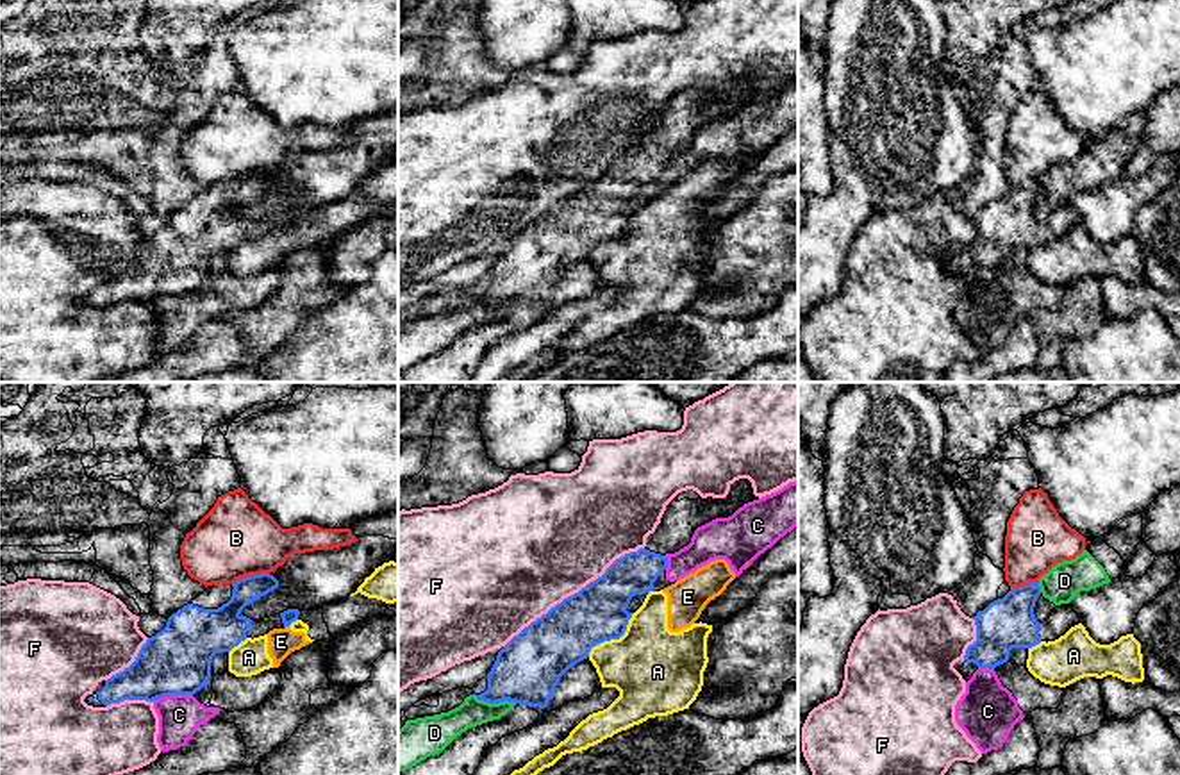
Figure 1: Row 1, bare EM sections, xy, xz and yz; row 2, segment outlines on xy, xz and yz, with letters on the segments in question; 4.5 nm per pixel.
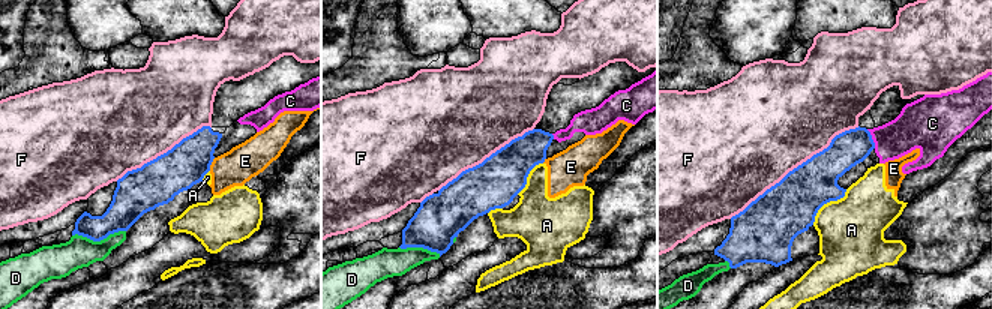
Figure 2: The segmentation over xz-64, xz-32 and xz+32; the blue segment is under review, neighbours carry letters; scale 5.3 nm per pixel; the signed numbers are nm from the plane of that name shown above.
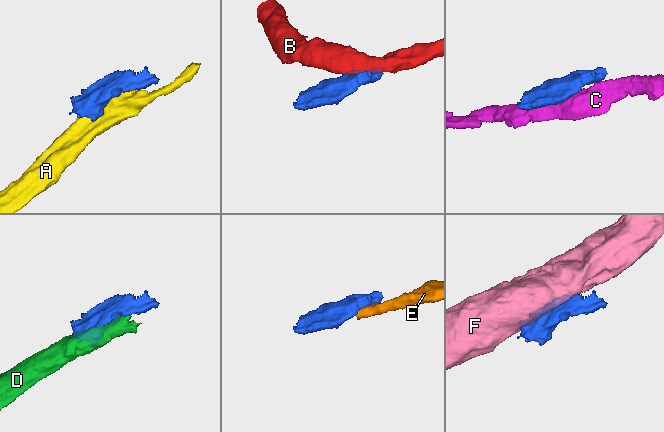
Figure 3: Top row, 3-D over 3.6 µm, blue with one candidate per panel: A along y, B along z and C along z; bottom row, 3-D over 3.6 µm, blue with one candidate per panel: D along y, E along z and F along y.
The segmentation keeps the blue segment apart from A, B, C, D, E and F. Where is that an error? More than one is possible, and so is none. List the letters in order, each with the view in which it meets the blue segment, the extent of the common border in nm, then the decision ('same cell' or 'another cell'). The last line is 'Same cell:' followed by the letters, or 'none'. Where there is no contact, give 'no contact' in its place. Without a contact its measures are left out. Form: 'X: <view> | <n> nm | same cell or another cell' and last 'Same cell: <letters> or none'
A: xz | 300 nm | another cell
B: xy | 180 nm | another cell
C: xy | 190 nm | another cell
D: xz | 200 nm | another cell
E: xy | 30 nm | another cell
F: xz | 800 nm | another cell
Same cell: none

